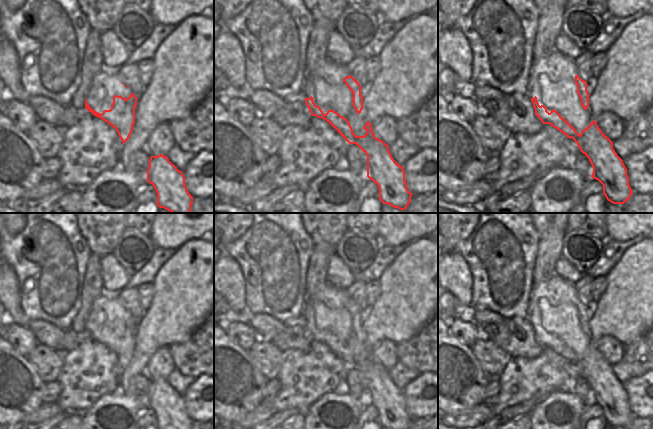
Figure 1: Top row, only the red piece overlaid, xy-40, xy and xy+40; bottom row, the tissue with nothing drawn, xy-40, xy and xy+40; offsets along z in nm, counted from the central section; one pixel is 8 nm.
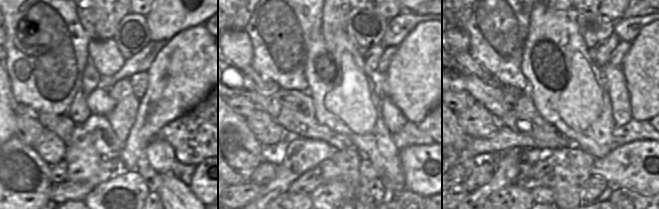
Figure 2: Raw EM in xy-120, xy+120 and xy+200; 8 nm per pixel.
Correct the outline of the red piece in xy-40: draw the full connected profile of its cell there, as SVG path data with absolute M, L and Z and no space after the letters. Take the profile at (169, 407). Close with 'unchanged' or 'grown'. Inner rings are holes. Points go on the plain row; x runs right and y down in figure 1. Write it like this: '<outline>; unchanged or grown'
M162 378L151 380L147 406L157 417L157 429L192 429L193 421L187 415L183 396Z; unchanged

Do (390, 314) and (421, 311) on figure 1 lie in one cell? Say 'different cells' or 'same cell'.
same cell

